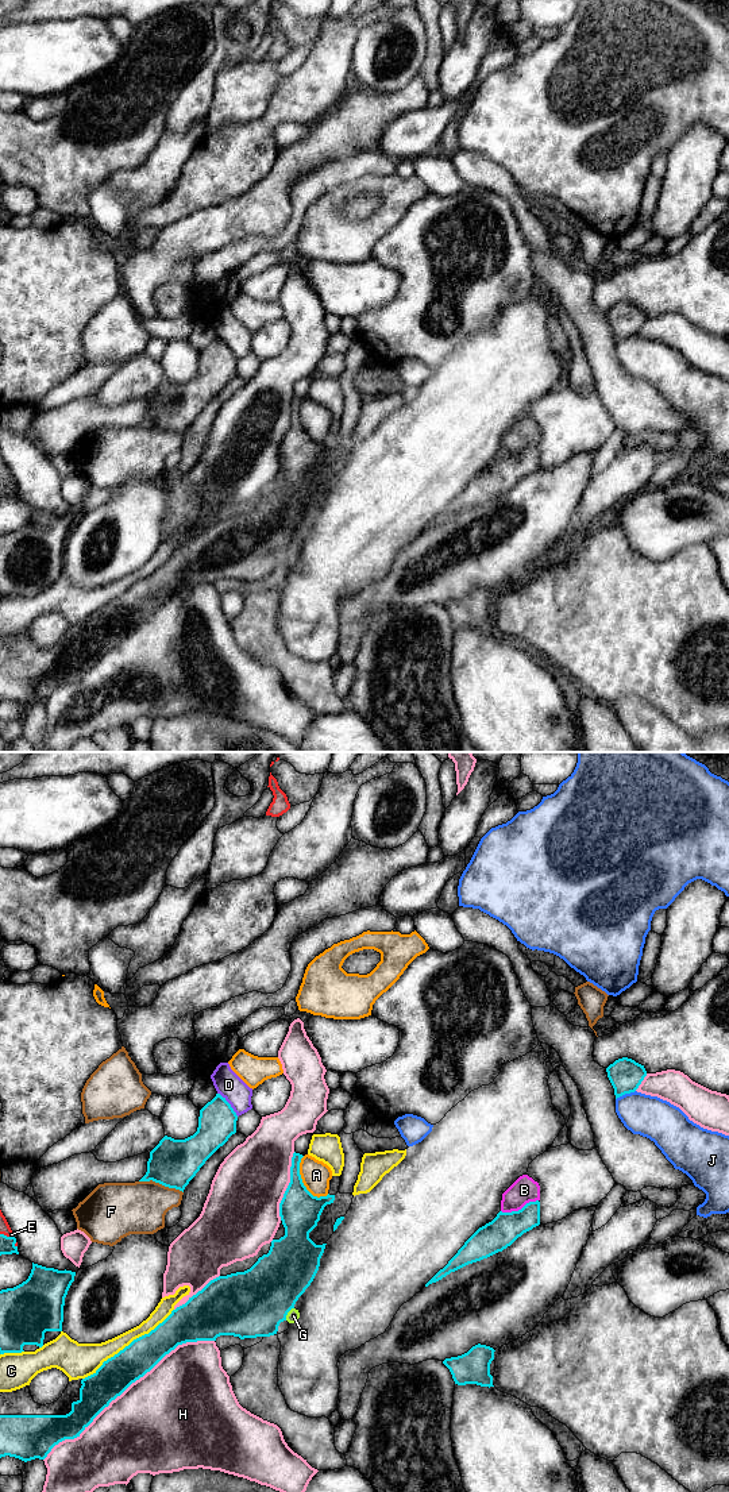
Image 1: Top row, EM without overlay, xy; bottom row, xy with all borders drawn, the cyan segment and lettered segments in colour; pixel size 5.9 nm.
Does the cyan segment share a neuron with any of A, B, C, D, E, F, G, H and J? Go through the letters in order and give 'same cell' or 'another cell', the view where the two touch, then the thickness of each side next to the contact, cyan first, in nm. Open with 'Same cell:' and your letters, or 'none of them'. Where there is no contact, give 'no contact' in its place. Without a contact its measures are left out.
Same cell: none of them
A: another cell; meets cyan in xy; 240 nm thick on the cyan side, 170 nm on the other
B: another cell; meets cyan in xy; 190 nm thick on the cyan side, 160 nm on the other
C: another cell; meets cyan in xy; 200 nm thick on the cyan side, 160 nm on the other
D: another cell; meets cyan in xy; 220 nm thick on the cyan side, 160 nm on the other
E: another cell; meets cyan in xy; 100 nm thick on the cyan side, 60 nm on the other
F: another cell; meets cyan in xy; 280 nm thick on the cyan side, 320 nm on the other
G: another cell; meets cyan in xy; 400 nm thick on the cyan side, 70 nm on the other
H: another cell; meets cyan in xy; 200 nm thick on the cyan side, 500 nm on the other
J: another cell; meets cyan in xy; 200 nm thick on the cyan side, 240 nm on the other

